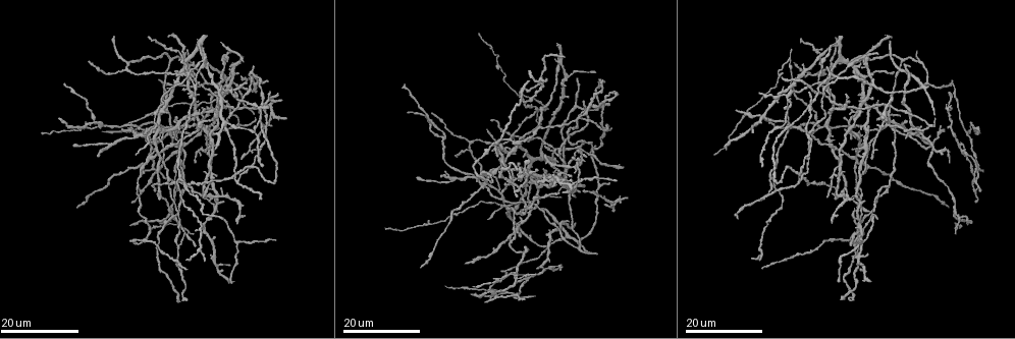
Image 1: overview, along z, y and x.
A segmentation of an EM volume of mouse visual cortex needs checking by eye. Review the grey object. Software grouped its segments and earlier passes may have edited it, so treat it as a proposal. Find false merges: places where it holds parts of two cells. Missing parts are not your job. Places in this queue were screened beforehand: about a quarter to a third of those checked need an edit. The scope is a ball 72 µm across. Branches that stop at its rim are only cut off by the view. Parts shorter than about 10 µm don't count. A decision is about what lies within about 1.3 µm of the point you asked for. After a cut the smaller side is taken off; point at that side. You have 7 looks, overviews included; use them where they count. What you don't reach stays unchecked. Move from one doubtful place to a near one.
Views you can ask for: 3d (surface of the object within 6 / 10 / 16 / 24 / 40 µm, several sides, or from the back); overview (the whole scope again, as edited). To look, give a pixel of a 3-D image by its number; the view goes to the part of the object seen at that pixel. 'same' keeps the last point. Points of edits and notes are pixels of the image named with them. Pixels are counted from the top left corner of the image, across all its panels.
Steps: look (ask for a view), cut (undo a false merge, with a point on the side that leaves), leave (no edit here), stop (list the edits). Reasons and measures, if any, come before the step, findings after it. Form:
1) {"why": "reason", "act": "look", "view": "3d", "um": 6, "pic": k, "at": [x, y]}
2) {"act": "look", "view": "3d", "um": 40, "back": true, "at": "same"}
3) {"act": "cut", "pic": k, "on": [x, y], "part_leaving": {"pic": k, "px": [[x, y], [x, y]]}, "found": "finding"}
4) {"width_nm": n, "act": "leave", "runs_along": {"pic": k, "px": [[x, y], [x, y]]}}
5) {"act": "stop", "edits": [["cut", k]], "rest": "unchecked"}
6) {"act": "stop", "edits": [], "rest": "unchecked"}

{"why": "three-way junction", "act": "look", "view": "3d", "um": 16, "pic": 1, "at": [178, 246]}

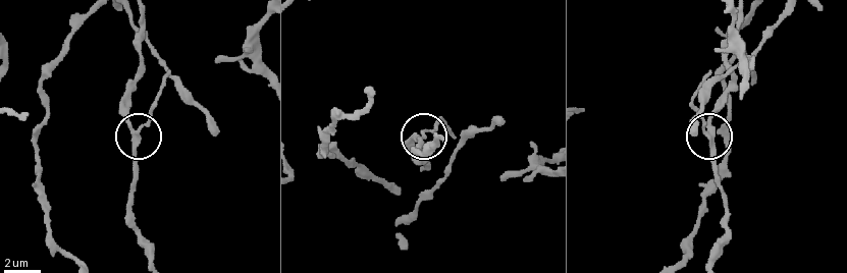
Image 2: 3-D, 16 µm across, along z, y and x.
{"why": "zoom in", "act": "look", "view": "3d", "um": 10, "pic": 2, "at": [130, 131]}

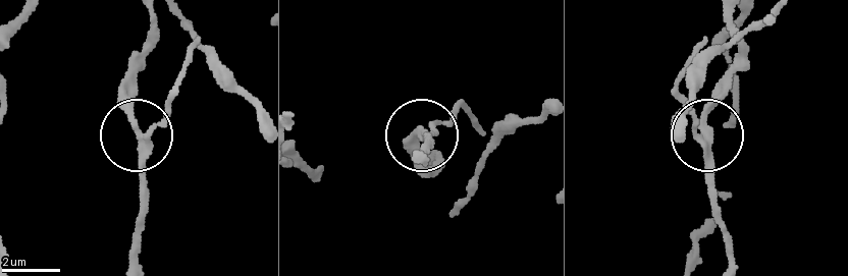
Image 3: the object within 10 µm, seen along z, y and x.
{"arms": 3, "act": "leave", "runs_along": {"pic": 3, "px": [[178, 12], [200, 44], [166, 107], [140, 136], [142, 221]]}, "found": "one cell here"}

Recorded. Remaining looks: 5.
{"act": "look", "view": "3d", "um": 24, "pic": 1, "at": [232, 176]}

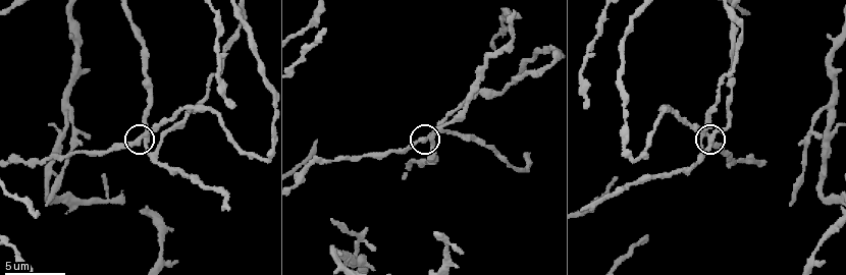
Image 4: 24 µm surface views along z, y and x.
{"act": "look", "view": "3d", "um": 6, "pic": 4, "at": [426, 139]}

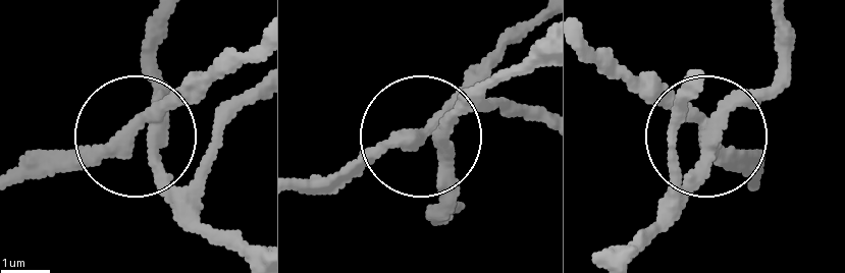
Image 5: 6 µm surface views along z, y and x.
{"side_arm_um": 16, "act": "leave", "runs_along": {"pic": 5, "px": [[164, 14], [148, 148], [232, 241]]}, "found": "continuous, no second cell"}

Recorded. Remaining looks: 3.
{"why": "a fork", "act": "look", "view": "3d", "um": 24, "pic": 1, "at": [170, 57]}

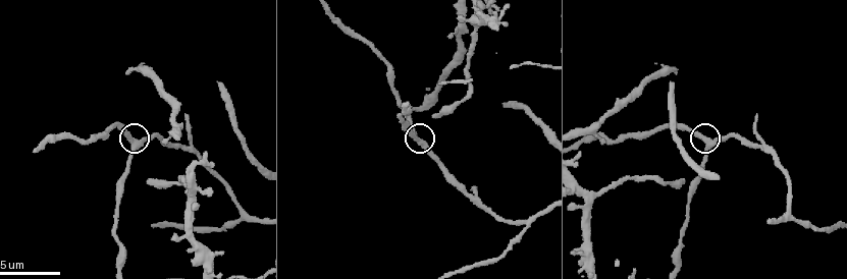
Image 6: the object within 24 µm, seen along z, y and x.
{"act": "look", "view": "3d", "um": 10, "pic": 6, "at": [132, 139]}

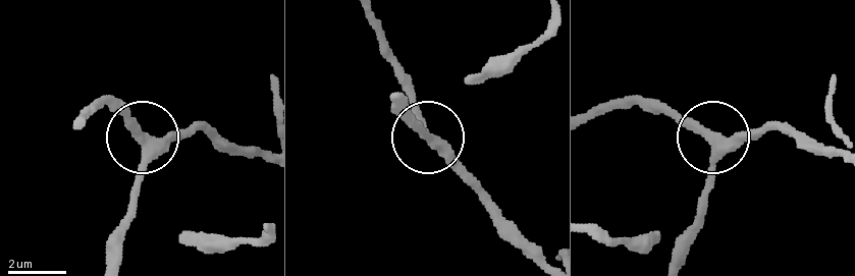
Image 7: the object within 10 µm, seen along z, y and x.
{"act": "leave", "found": "continuous, no second cell"}

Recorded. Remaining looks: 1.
{"act": "stop", "edits": [], "rest": "unchecked"}

